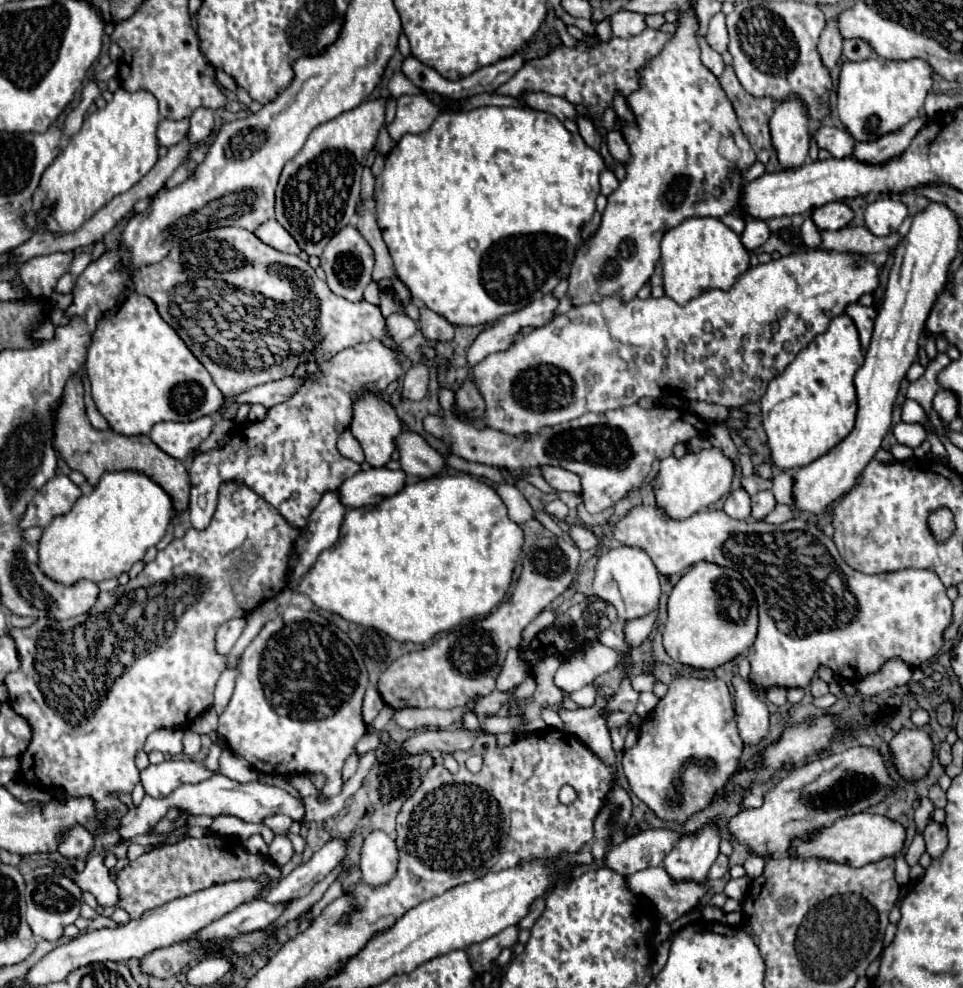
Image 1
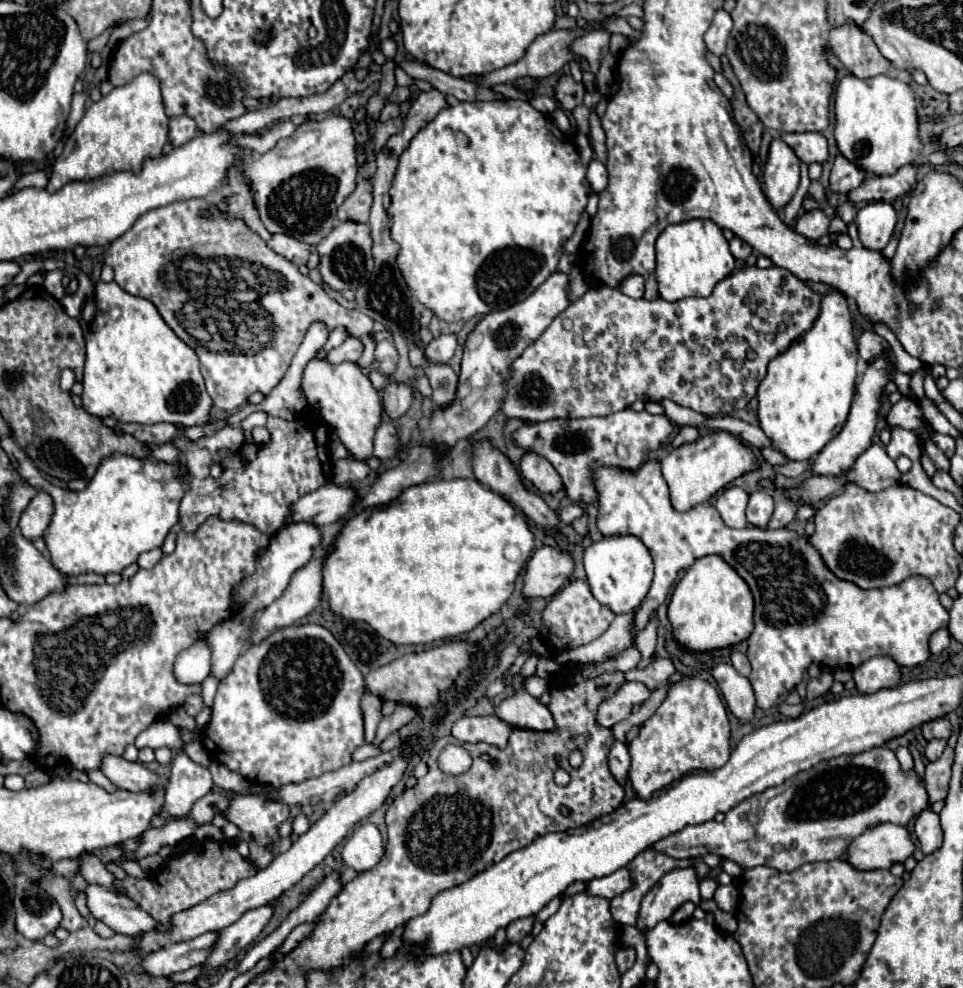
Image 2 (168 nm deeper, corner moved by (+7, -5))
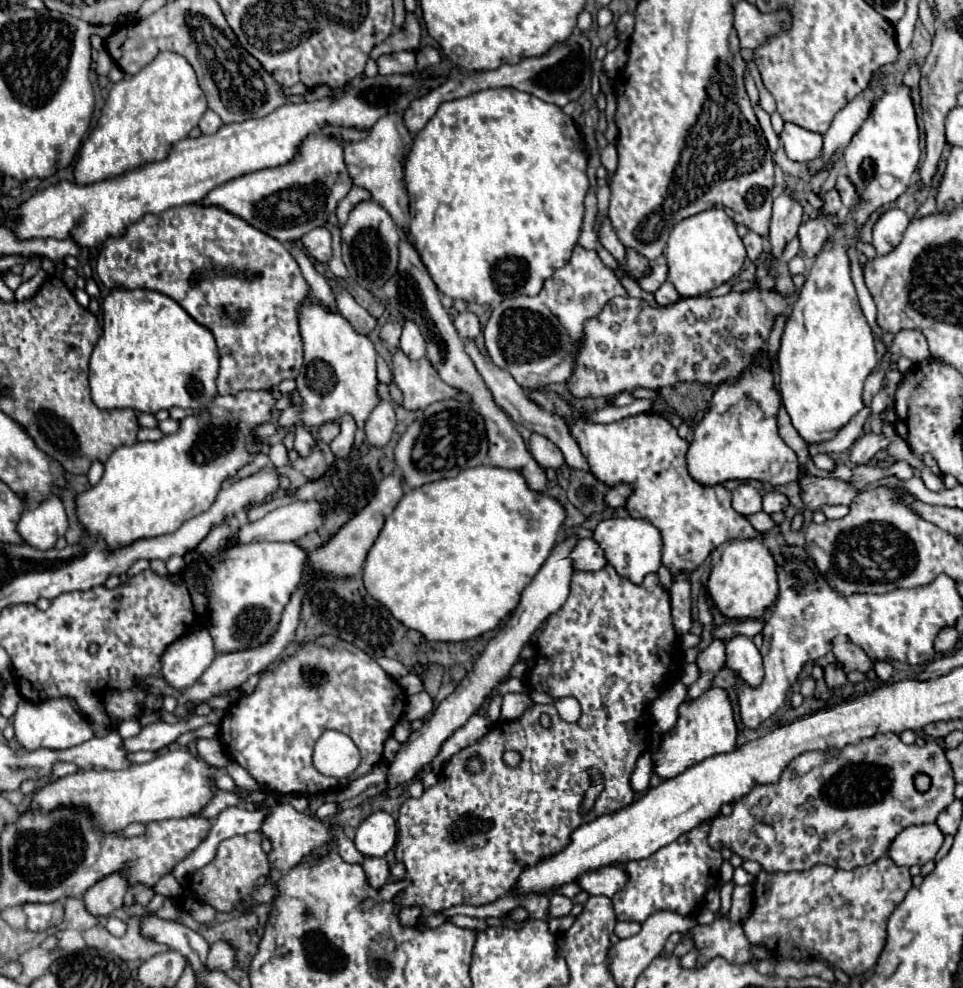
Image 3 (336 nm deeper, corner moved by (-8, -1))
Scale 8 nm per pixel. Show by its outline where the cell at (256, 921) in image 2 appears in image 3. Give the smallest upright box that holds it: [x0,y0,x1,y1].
[206,942,236,970]

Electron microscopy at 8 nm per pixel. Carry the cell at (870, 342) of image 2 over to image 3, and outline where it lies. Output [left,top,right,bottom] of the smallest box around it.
[890,330,930,364]

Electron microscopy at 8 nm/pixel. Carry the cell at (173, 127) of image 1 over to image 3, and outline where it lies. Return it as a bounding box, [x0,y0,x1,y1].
[200,110,224,134]

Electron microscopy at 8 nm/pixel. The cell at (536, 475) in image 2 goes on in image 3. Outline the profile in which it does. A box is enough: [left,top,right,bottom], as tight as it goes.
[530,432,564,470]

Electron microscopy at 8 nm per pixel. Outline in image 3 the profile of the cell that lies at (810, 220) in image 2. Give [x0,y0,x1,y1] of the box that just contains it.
[798,218,830,258]

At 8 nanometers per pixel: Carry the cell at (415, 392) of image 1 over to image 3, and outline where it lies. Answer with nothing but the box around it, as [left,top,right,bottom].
[454,312,480,338]

